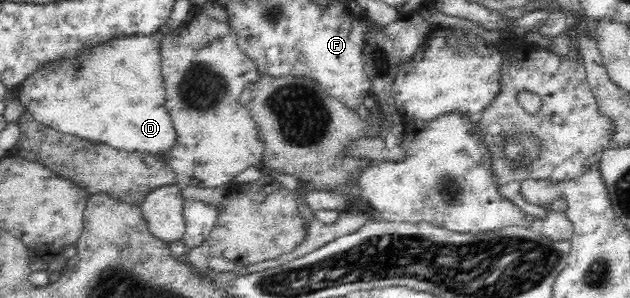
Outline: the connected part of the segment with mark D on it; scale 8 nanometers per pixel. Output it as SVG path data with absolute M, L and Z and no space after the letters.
M156 32L152 36L147 35L135 35L126 37L113 37L110 41L94 44L90 46L84 46L75 56L70 58L63 57L56 60L50 60L39 65L39 68L28 74L19 87L18 100L24 105L25 109L31 113L31 116L38 122L44 125L50 126L56 131L75 135L84 139L89 139L92 142L100 142L117 150L126 150L130 153L139 153L140 155L154 155L164 157L164 153L171 152L176 148L178 143L178 132L174 128L174 122L165 108L165 85L163 77L161 76L161 61L160 61L160 37L164 34L162 32Z

